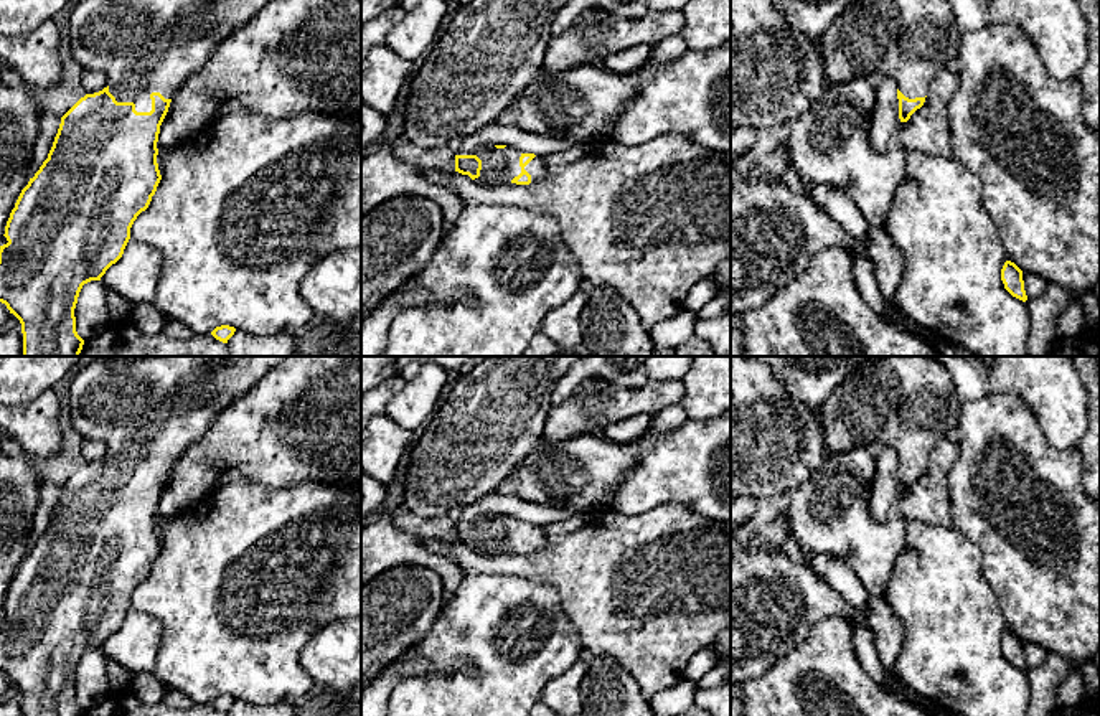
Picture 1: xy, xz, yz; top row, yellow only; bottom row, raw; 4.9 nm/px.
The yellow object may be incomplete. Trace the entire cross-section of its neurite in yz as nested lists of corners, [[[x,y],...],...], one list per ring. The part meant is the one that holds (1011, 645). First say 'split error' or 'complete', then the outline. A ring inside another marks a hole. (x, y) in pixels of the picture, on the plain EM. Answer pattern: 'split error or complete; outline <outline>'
complete; outline [[[1006,630],[1001,638],[1001,650],[1004,658],[1016,668],[1026,671],[1027,665],[1024,660],[1022,640],[1011,630]]]

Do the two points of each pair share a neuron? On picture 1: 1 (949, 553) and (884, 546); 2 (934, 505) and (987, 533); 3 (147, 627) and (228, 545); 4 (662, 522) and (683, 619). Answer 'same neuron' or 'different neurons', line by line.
1: different neurons
2: different neurons
3: different neurons
4: same neuron

